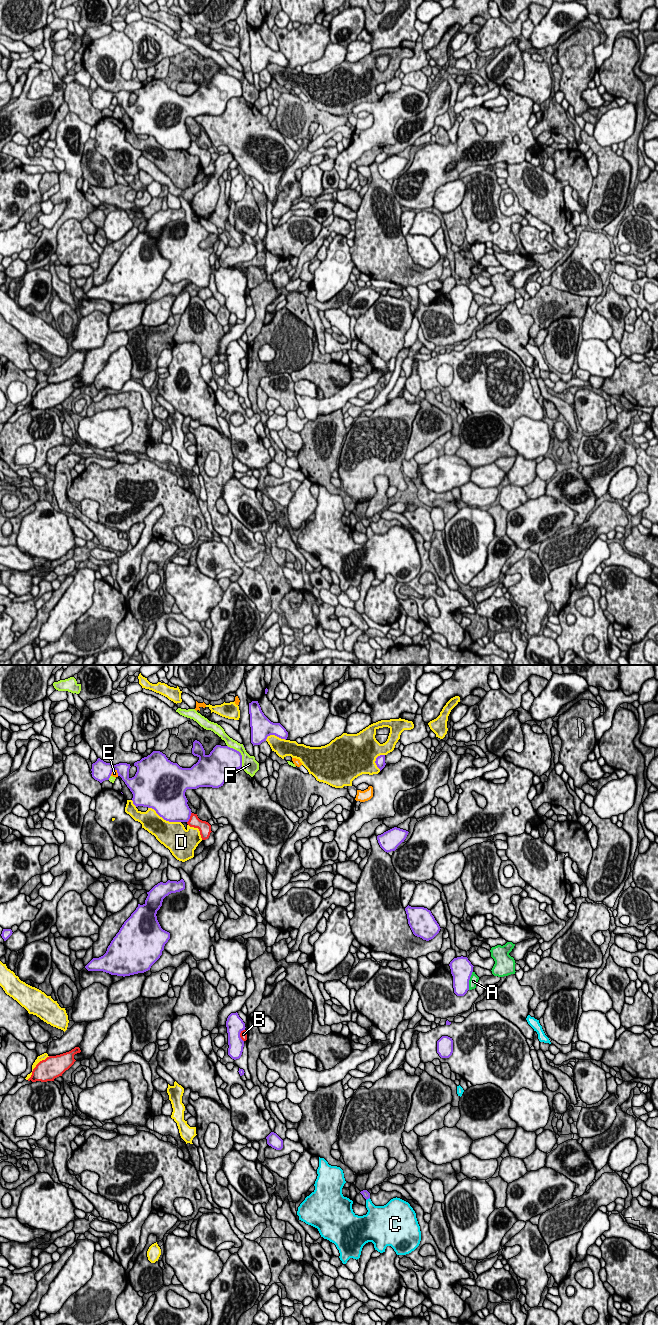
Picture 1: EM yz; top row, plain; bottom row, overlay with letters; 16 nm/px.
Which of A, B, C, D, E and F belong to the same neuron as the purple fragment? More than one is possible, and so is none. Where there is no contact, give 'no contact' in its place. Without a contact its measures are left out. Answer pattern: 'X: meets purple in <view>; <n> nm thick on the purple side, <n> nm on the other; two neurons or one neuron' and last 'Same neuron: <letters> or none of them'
A: meets purple in yz; 360 nm thick on the purple side, 140 nm on the other; two neurons
B: meets purple in yz; 280 nm thick on the purple side, 120 nm on the other; two neurons
C: meets purple in yz; 120 nm thick on the purple side, 190 nm on the other; two neurons
D: meets purple in yz; 480 nm thick on the purple side, 380 nm on the other; two neurons
E: meets purple in yz; 320 nm thick on the purple side, 100 nm on the other; two neurons
F: meets purple in yz; 380 nm thick on the purple side, 240 nm on the other; one neuron
Same neuron: F

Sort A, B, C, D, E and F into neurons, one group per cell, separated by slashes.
A / B / C / D / E / F

